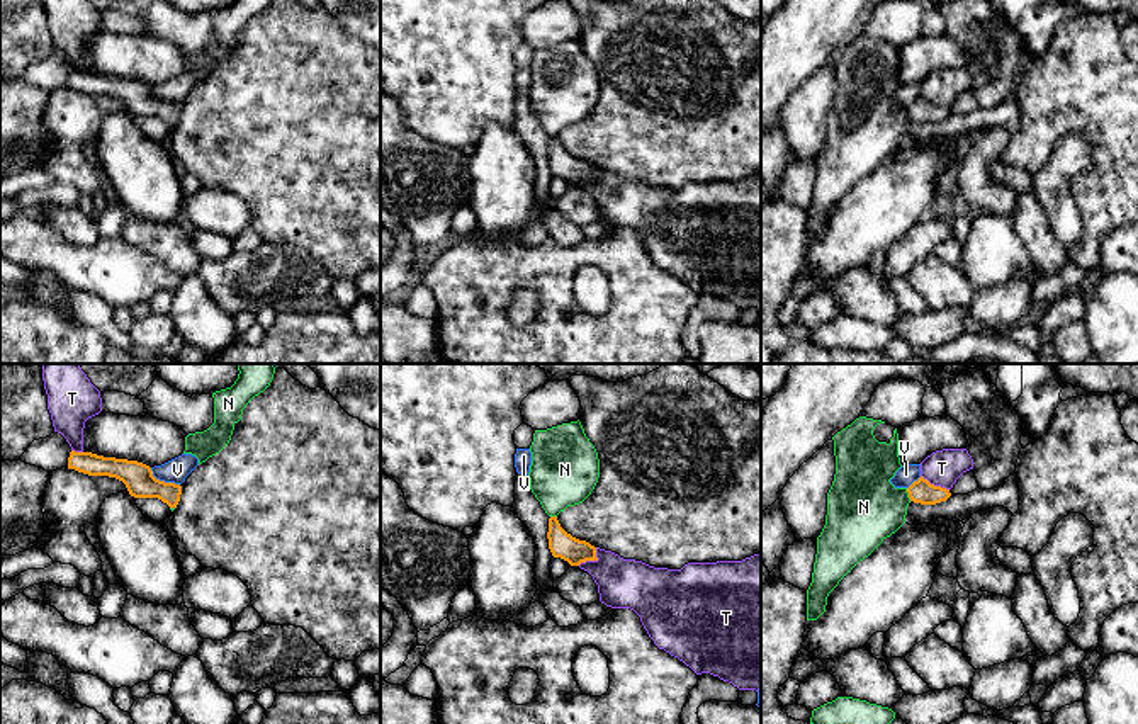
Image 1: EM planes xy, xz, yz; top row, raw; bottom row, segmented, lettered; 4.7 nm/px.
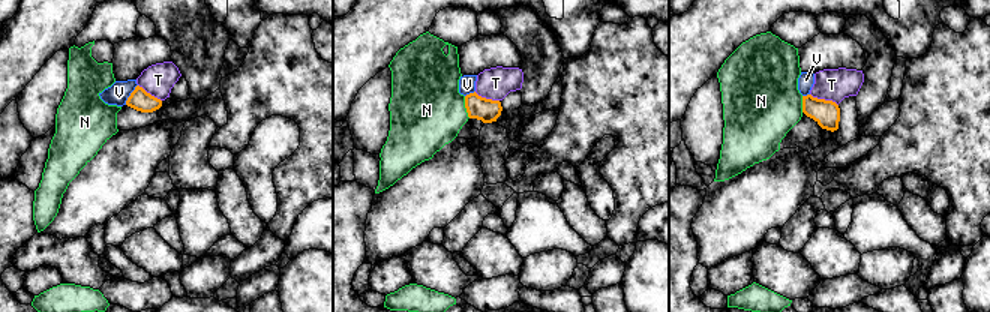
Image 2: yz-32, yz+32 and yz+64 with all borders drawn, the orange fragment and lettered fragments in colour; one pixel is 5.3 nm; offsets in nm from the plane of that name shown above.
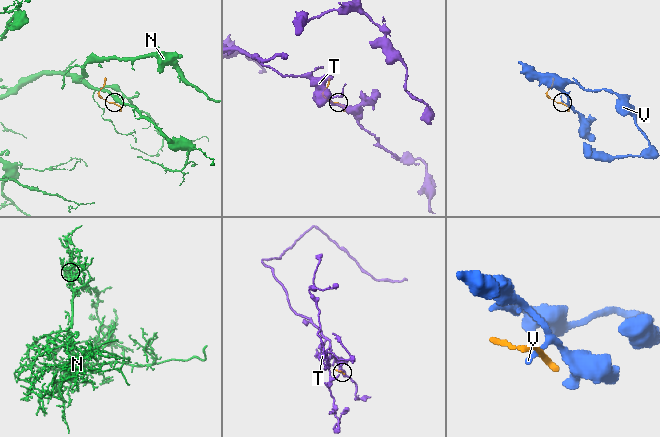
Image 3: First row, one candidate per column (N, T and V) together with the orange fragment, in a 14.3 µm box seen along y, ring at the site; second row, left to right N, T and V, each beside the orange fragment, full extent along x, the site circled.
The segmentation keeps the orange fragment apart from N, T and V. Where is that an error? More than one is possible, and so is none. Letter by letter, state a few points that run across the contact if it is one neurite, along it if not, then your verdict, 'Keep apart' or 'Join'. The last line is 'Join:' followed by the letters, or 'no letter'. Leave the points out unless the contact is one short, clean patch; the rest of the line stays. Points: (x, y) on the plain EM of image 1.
N: Line: yz (906, 107), (911, 119). Keep apart
T: Keep apart
V: Line: xy (150, 87), (157, 97), (179, 104). Keep apart
Join: no letter

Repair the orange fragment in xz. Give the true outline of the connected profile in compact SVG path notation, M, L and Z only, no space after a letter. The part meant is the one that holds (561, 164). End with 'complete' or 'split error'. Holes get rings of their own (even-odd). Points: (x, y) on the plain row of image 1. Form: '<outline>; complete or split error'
M557 136L549 138L547 158L552 175L567 180L571 185L579 185L586 180L598 180L596 167L567 153L561 146Z; complete

